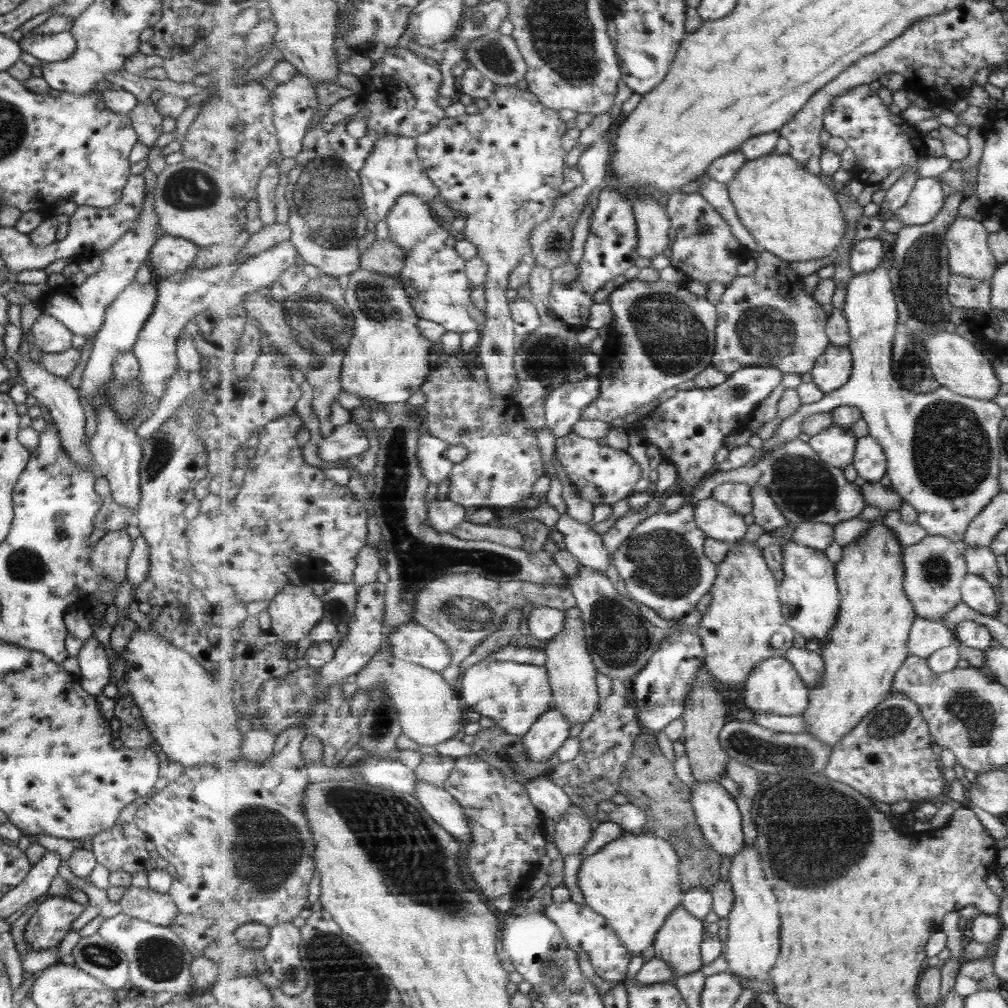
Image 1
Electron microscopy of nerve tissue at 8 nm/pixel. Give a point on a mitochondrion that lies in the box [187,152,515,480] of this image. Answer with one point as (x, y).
(333, 330)

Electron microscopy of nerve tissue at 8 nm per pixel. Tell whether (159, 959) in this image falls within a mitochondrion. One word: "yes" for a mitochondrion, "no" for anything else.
yes

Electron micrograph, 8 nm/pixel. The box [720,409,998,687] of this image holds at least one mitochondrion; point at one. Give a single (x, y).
(809, 490)

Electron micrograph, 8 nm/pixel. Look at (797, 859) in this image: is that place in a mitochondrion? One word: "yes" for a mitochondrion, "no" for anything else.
yes

